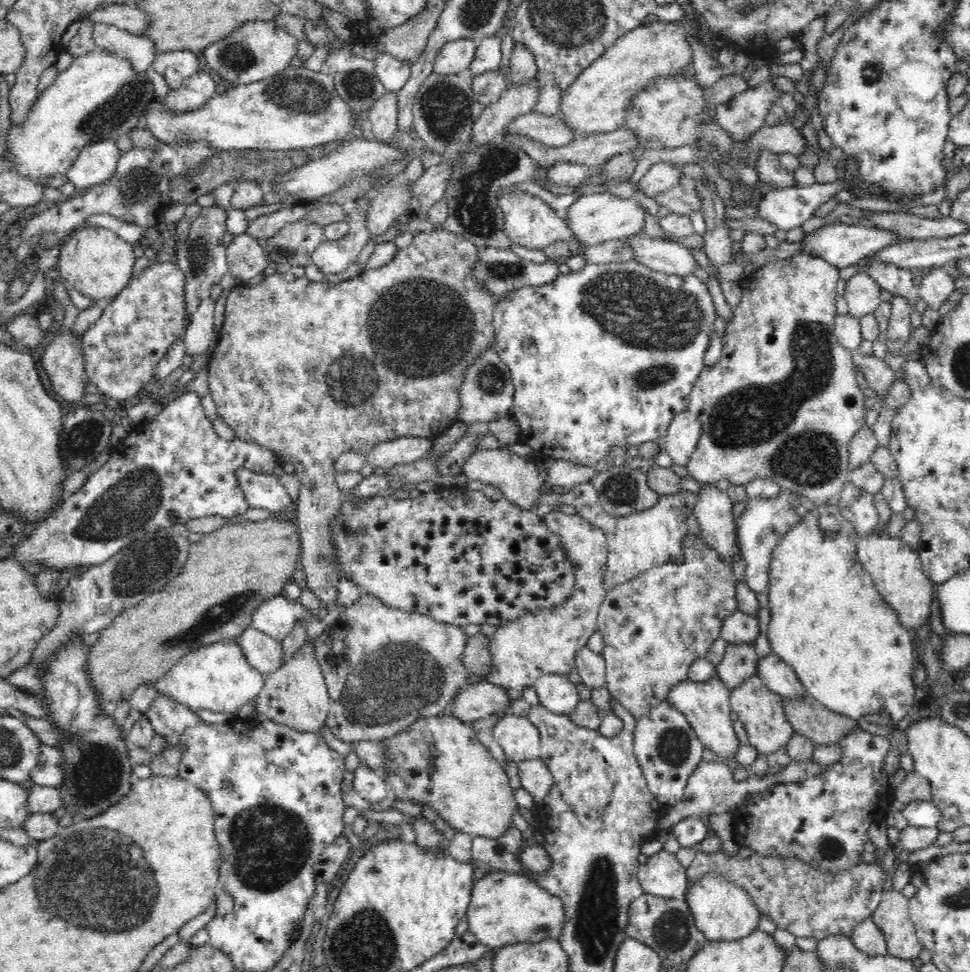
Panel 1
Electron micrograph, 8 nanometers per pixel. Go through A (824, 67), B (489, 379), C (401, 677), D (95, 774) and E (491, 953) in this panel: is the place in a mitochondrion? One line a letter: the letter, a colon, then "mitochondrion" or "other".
A: other
B: mitochondrion
C: mitochondrion
D: mitochondrion
E: other

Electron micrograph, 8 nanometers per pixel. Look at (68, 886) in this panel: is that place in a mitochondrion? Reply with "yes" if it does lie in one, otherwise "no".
yes

